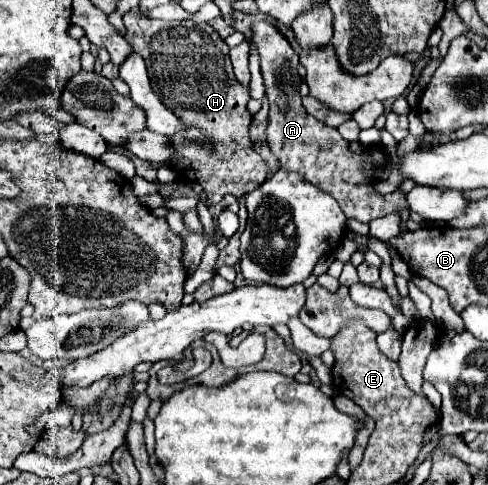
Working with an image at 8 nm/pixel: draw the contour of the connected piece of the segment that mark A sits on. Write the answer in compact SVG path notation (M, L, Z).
M268 21L252 25L252 37L260 49L262 77L266 85L266 97L270 103L270 115L266 127L268 147L274 155L278 155L280 167L288 171L302 171L312 185L316 185L318 189L329 193L337 200L347 218L358 219L362 223L370 223L372 219L408 209L406 193L402 193L400 189L386 195L380 195L376 191L374 187L376 169L372 167L370 171L366 171L368 169L366 159L370 159L368 151L362 153L362 173L360 173L360 155L348 149L348 141L342 139L338 129L328 127L306 113L302 97L298 93L302 83L298 75L300 57L292 49L290 41Z

